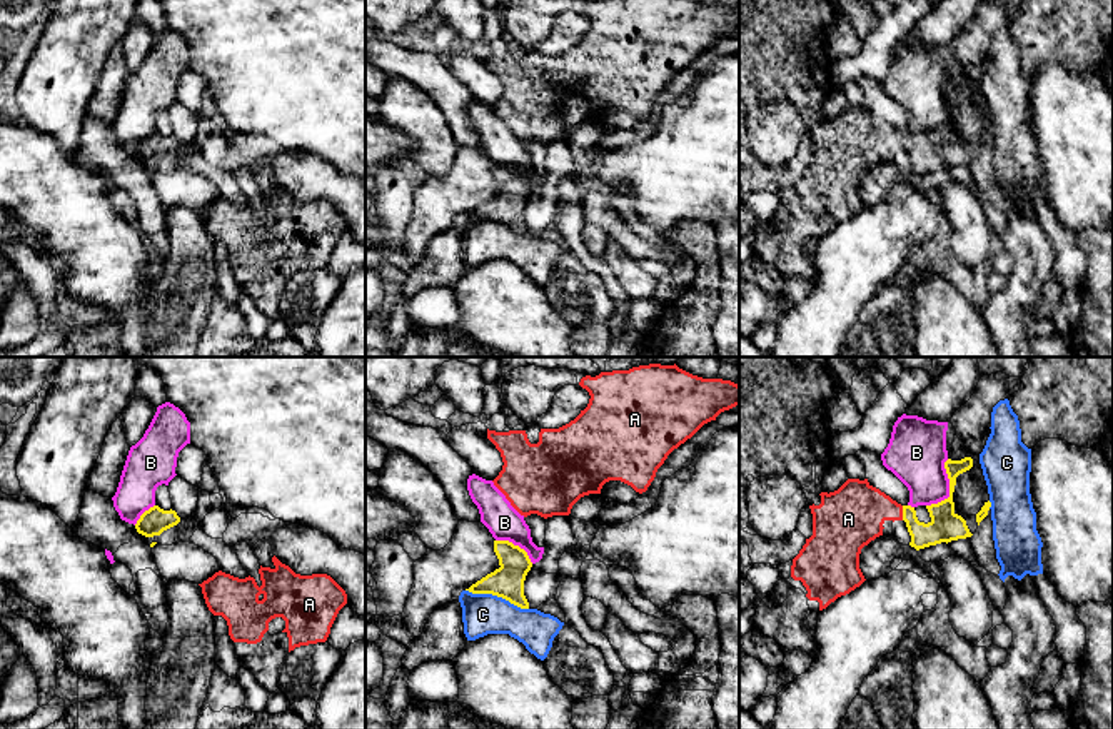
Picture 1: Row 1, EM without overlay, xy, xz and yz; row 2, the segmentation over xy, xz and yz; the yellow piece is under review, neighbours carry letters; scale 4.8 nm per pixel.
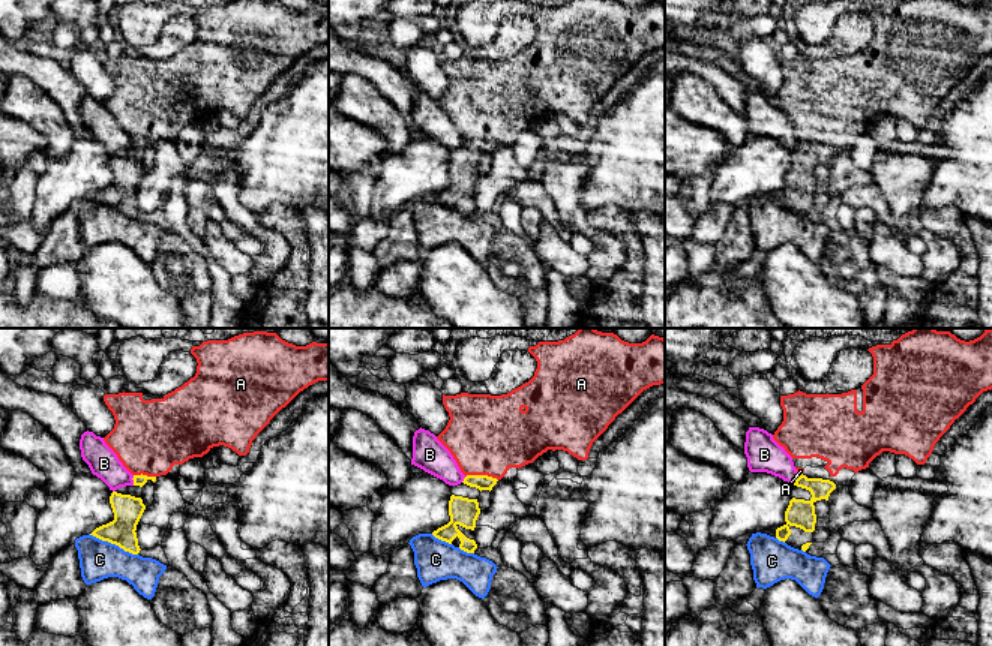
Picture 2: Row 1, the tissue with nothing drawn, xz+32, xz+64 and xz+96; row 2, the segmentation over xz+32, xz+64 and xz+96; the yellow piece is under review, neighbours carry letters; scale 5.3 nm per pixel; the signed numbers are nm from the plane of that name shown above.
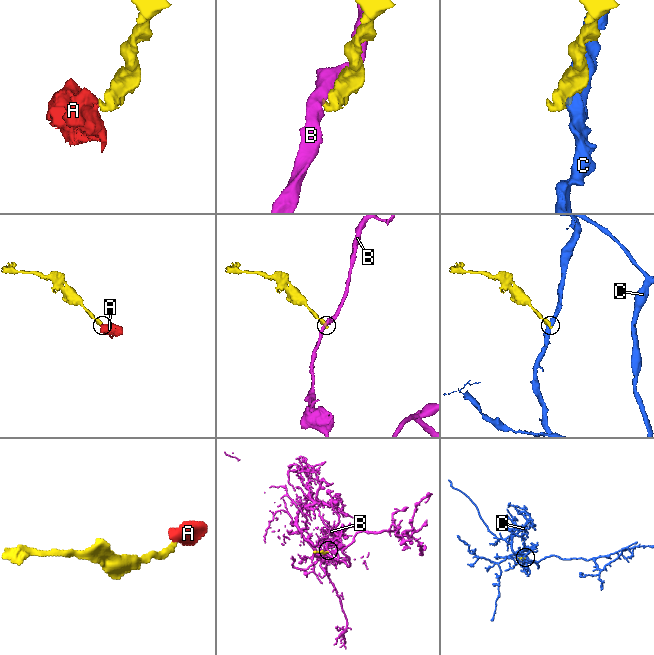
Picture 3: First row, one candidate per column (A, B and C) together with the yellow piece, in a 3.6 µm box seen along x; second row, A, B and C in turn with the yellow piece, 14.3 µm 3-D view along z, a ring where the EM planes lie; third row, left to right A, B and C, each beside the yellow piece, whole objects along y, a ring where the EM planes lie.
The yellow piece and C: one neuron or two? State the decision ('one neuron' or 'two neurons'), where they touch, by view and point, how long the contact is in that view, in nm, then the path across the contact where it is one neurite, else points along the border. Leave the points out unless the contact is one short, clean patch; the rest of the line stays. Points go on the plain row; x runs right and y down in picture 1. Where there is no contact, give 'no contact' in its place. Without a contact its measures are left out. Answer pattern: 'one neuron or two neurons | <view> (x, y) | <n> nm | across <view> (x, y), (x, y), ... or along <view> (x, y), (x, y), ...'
two neurons | xz (498, 222) | 320 nm | along xz (466, 216), (491, 219), (528, 236)

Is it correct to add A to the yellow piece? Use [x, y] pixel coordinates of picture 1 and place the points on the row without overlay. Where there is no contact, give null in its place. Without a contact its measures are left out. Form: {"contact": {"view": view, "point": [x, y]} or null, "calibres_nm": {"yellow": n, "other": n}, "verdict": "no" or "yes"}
{"contact": {"view": "yz", "point": [903, 139]}, "calibres_nm": {"yellow": 150, "other": 300}, "verdict": "yes"}

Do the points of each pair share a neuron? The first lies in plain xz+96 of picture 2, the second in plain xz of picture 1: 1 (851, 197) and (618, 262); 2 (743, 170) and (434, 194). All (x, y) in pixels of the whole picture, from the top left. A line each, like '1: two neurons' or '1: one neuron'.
1: two neurons
2: one neuron

